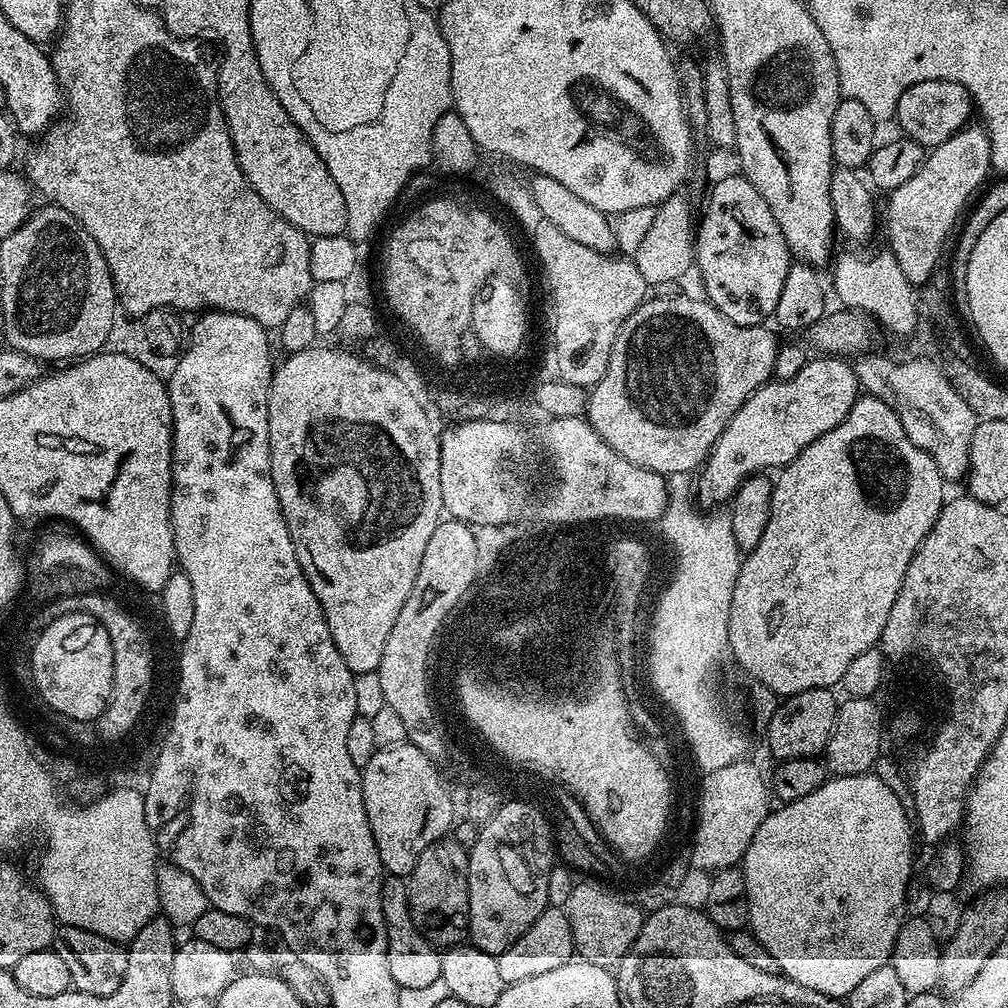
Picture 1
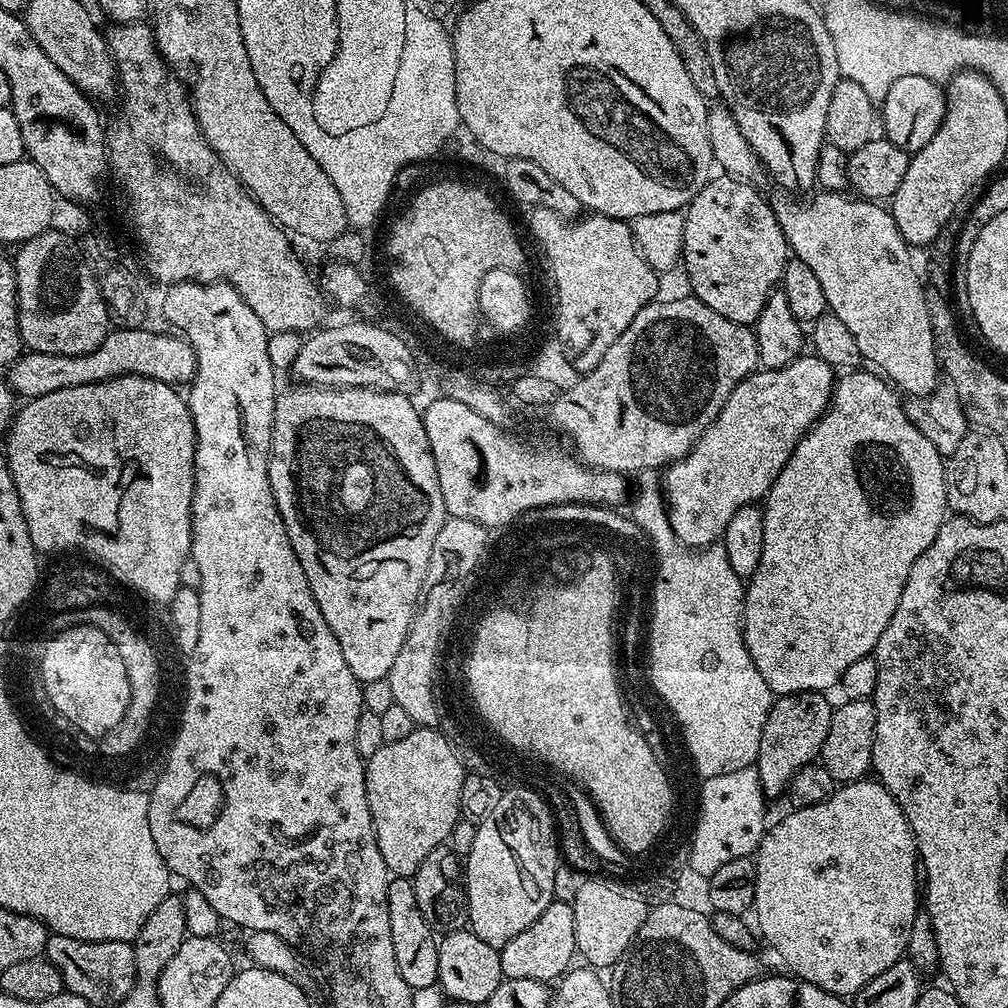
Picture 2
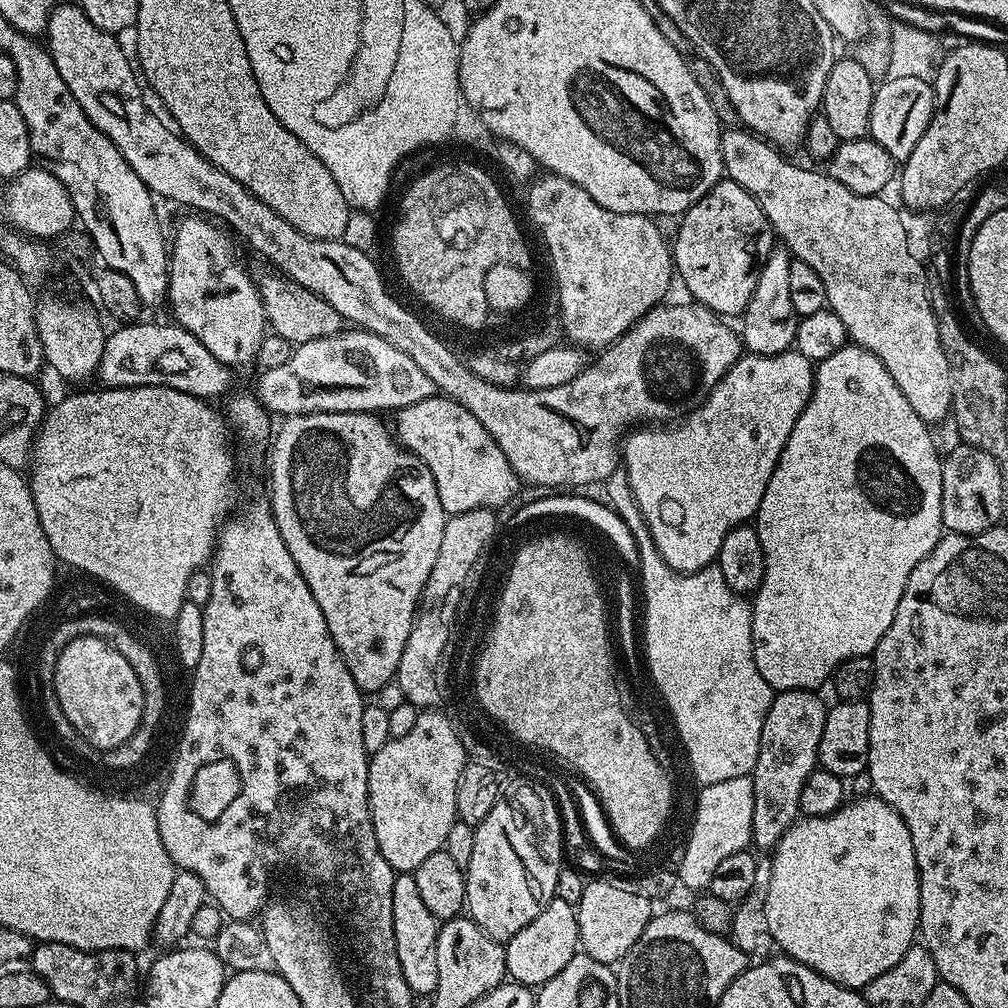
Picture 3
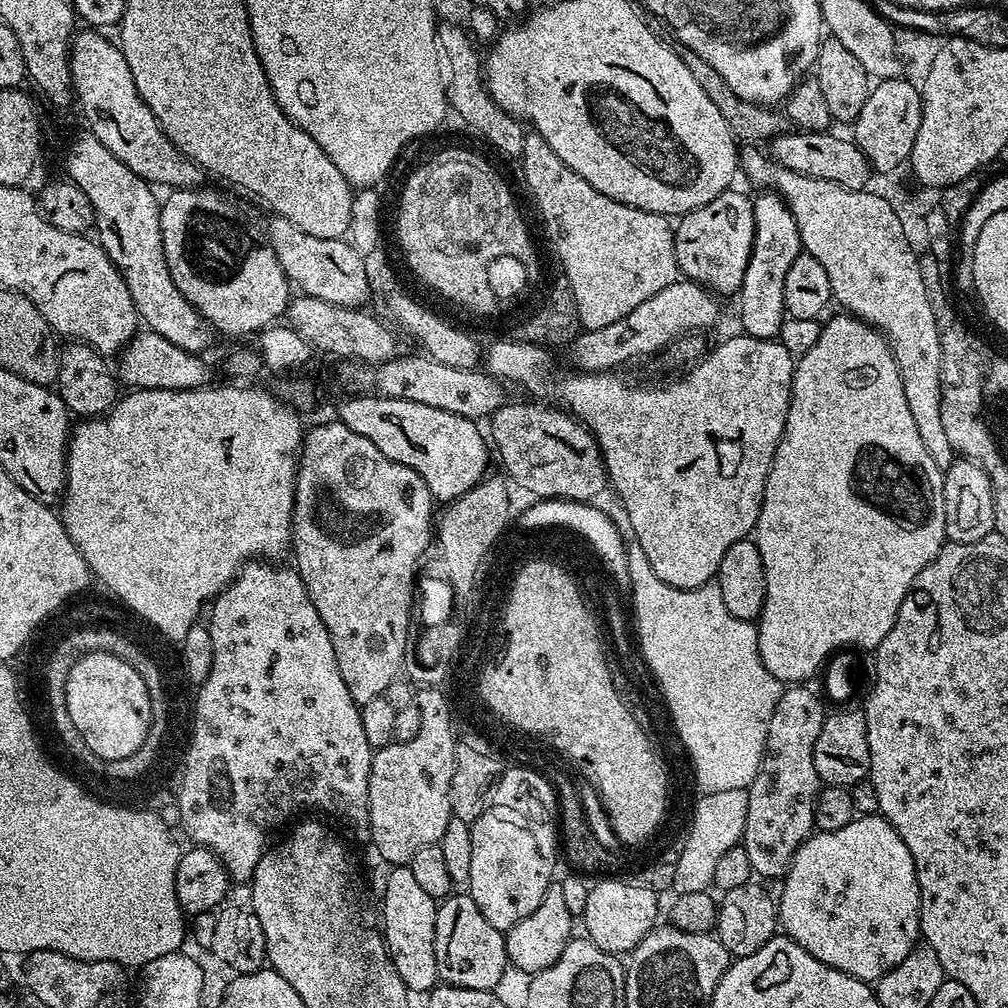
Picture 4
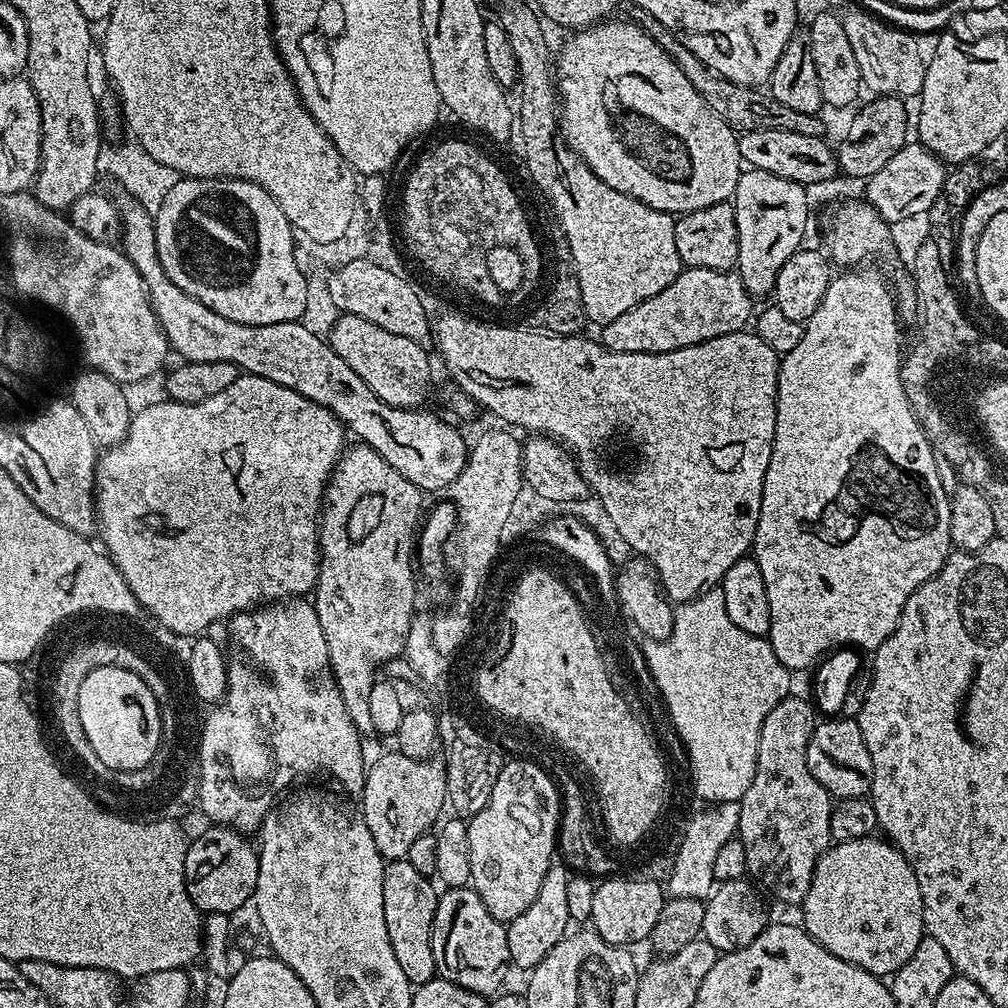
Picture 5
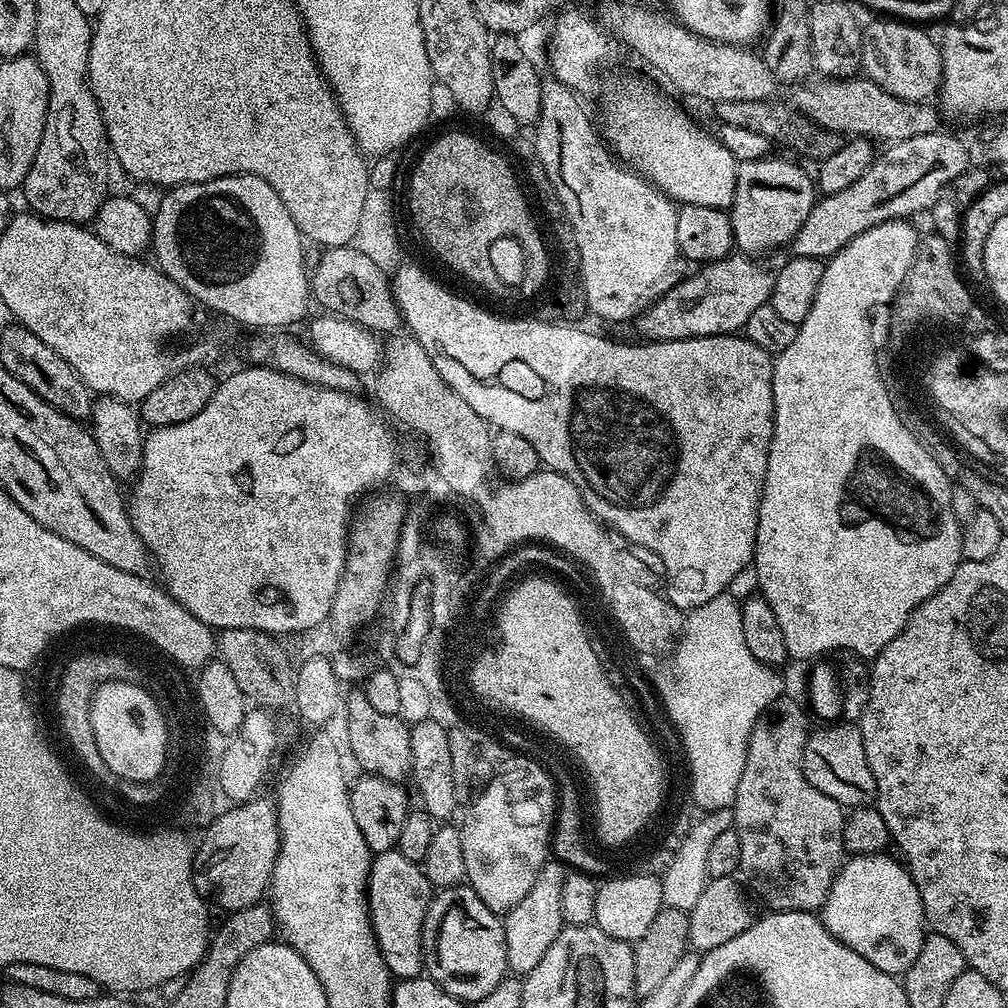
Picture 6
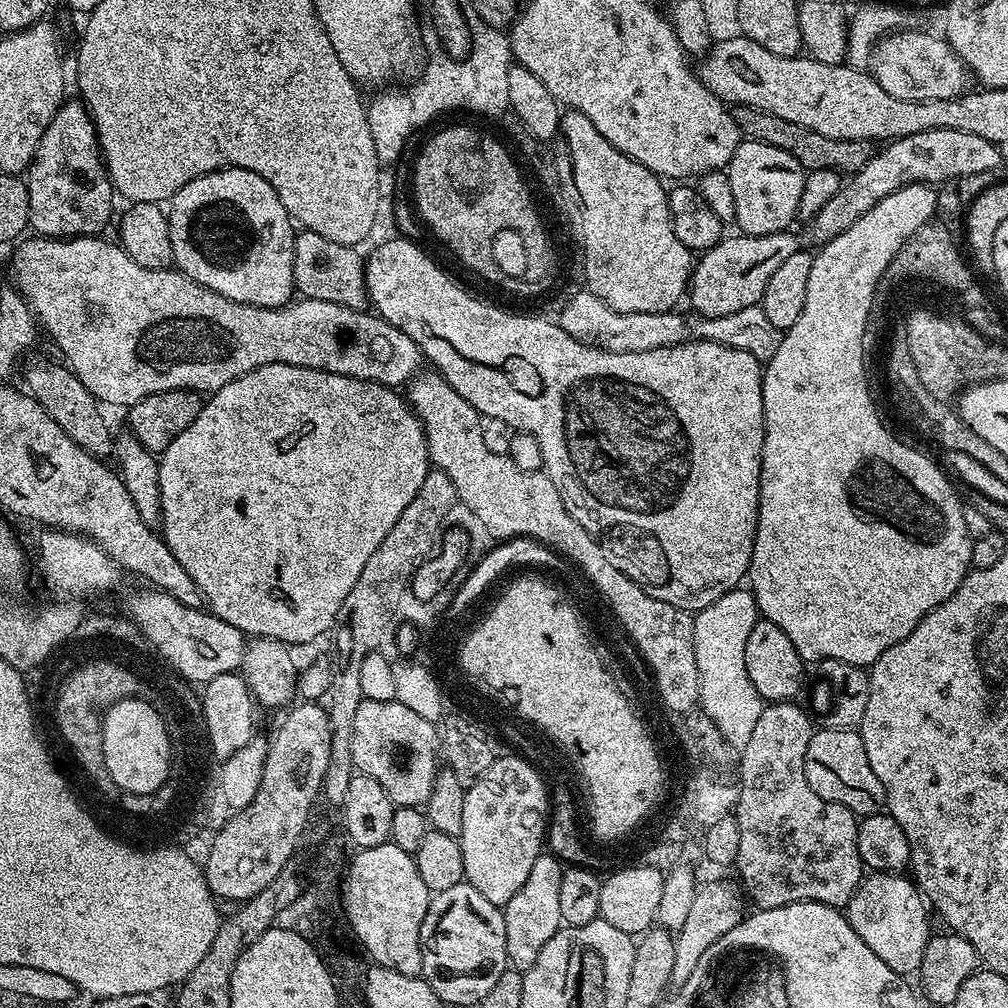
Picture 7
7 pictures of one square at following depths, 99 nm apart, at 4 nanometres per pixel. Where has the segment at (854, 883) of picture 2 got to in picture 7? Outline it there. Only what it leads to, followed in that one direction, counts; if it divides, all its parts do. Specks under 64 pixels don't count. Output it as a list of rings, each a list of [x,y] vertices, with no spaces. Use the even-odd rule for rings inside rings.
[[[872,872],[860,881],[860,888],[850,898],[846,915],[850,926],[890,966],[890,970],[901,974],[919,973],[922,954],[930,939],[928,932],[930,908],[921,891],[907,875],[891,872]]]

